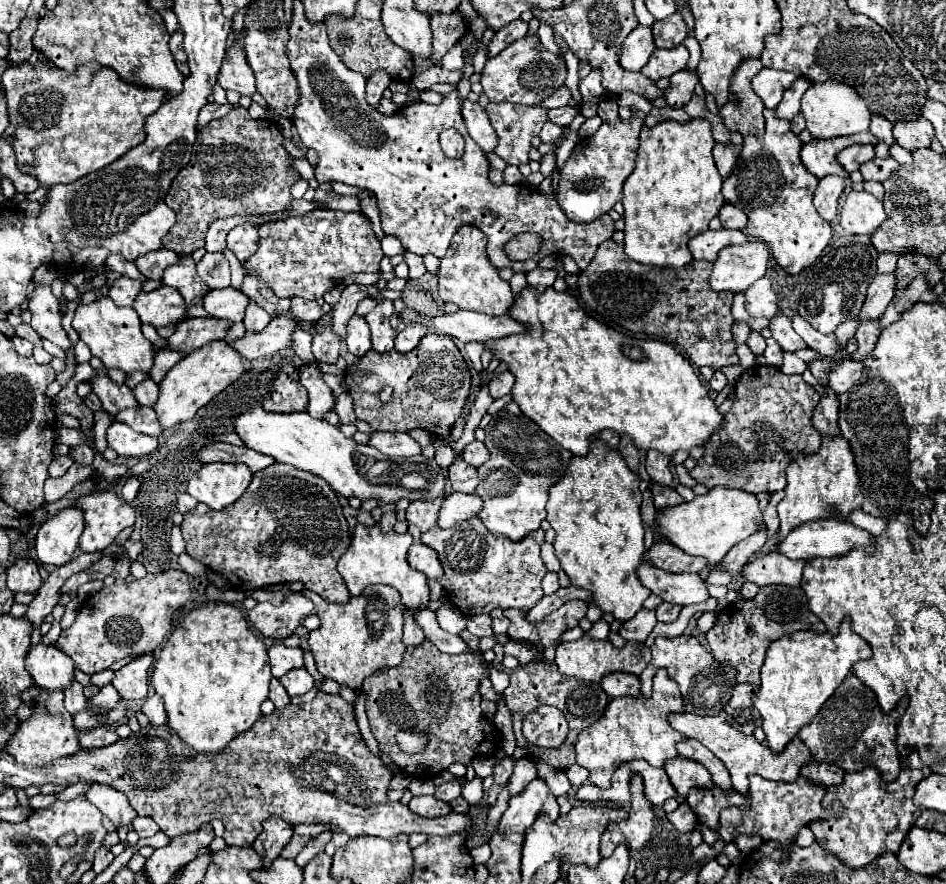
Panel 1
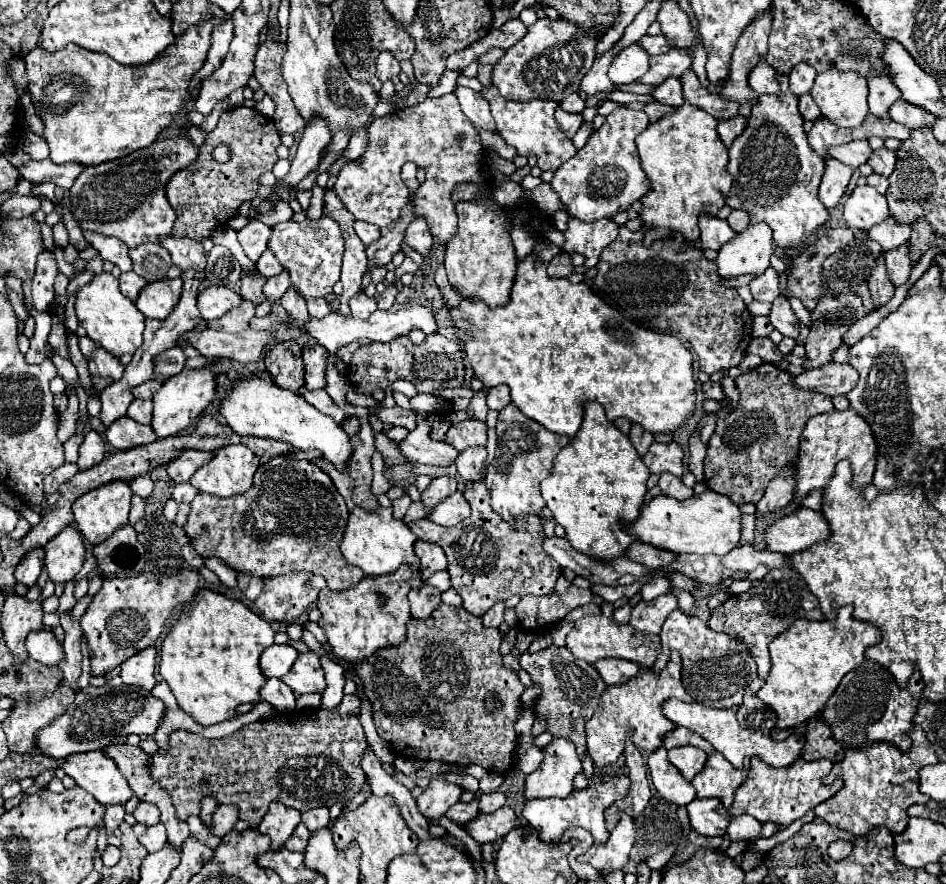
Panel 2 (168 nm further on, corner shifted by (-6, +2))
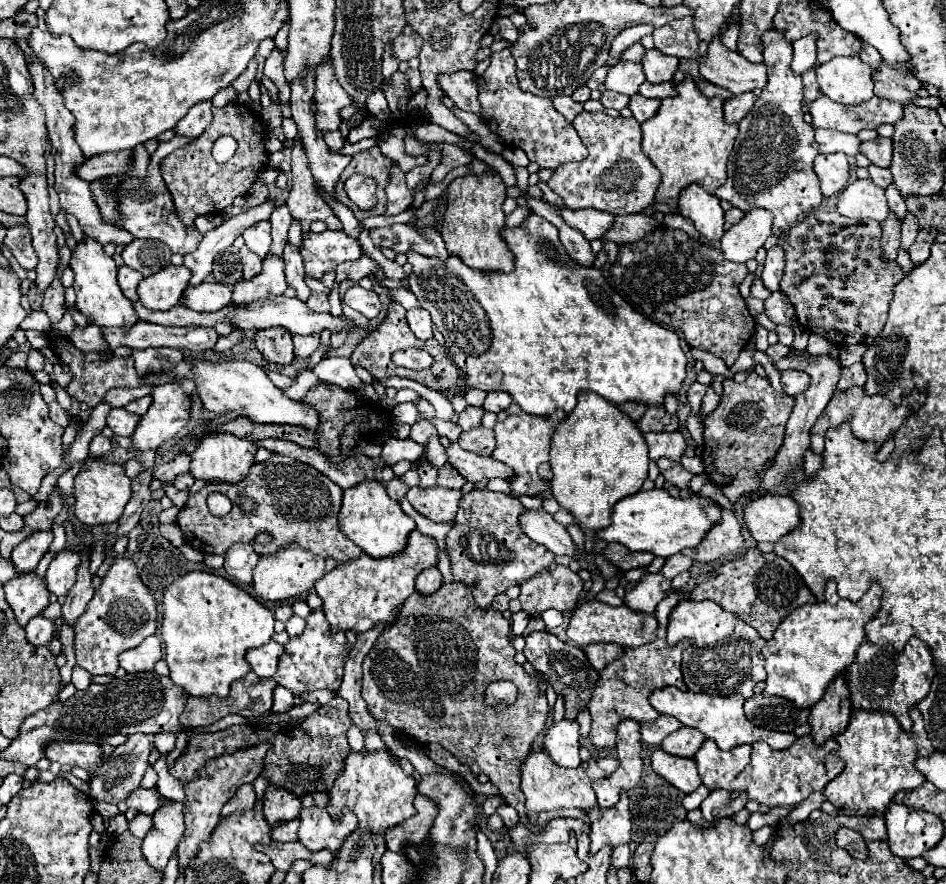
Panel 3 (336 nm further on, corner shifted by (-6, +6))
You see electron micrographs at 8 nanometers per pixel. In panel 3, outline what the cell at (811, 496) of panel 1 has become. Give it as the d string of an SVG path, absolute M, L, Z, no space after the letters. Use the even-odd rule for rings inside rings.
M850 387L846 391L836 391L836 395L830 399L828 407L824 409L824 413L818 417L818 421L814 423L814 427L810 429L810 439L812 439L812 451L822 453L824 451L824 435L828 429L844 423L846 419L852 423L852 433L856 437L860 437L862 441L872 441L878 447L882 447L882 443L886 441L888 435L892 435L894 431L898 431L898 427L902 425L902 415L906 413L904 405L894 405L890 399L884 399L884 395L868 395L864 391L864 387Z

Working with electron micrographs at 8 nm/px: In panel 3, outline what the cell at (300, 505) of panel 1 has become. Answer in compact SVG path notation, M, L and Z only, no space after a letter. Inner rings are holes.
M272 455L264 463L254 463L240 483L206 485L200 489L182 507L176 523L180 525L188 545L200 553L224 555L232 543L252 543L256 535L268 533L272 537L272 543L254 545L258 555L268 555L278 551L282 545L298 543L318 555L324 555L324 559L332 557L338 563L346 563L346 559L356 559L362 549L338 529L340 505L342 489L336 487L336 483L332 483L326 475L290 457ZM214 491L224 493L232 501L230 513L222 519L214 517L206 505L206 497Z

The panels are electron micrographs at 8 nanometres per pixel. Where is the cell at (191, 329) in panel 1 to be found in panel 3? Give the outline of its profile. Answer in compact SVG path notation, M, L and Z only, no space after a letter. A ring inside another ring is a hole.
M266 255L262 261L262 271L256 277L240 279L234 285L232 301L236 305L246 305L268 295L282 295L286 289L288 283L284 275L284 259L280 255Z

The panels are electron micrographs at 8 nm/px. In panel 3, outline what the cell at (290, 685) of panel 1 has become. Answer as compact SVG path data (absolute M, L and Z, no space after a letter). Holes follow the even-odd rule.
M322 607L314 609L310 617L306 619L306 629L284 645L284 653L278 659L278 671L274 679L282 687L290 689L292 693L304 693L304 691L314 691L314 689L338 691L348 653L350 653L350 643L346 639L346 633L344 631L334 633L330 629L330 623L324 617Z

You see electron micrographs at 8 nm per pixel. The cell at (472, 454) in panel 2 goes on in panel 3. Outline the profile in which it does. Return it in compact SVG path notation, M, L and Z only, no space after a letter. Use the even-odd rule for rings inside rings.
M484 425L462 433L460 439L458 439L458 443L460 443L462 449L472 451L472 453L478 453L478 455L492 455L492 451L496 447L494 431L492 429L486 429Z

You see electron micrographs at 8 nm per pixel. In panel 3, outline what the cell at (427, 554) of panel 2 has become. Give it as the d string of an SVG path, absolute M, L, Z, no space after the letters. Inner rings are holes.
M412 531L408 535L408 545L404 551L374 559L362 553L358 559L350 559L346 563L336 565L332 571L322 575L314 589L324 601L324 613L328 623L336 627L336 631L368 631L378 621L392 621L394 609L402 605L414 593L414 579L422 569L434 567L438 563L438 545L432 537L422 535L420 531Z

